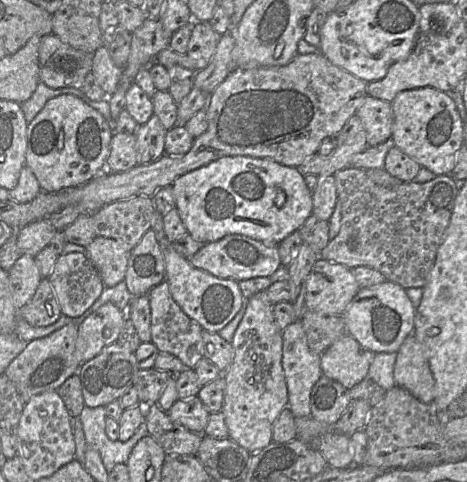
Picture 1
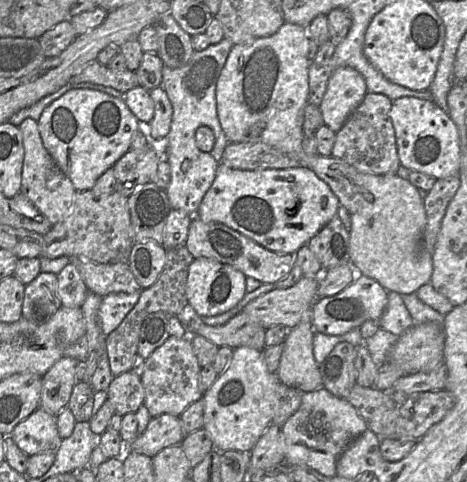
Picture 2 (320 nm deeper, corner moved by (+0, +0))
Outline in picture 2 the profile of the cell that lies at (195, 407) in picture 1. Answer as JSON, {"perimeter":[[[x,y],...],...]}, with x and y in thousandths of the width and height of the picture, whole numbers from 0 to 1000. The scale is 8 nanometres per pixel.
{"perimeter":[[[347,859],[325,865],[313,890],[272,925],[272,934],[330,948],[347,932],[388,923],[394,898],[383,863]]]}

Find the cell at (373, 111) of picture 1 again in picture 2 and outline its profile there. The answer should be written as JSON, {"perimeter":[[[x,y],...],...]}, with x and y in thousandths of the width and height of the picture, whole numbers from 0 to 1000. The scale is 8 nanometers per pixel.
{"perimeter":[[[786,191],[732,266],[719,274],[709,324],[737,332],[775,359],[850,361],[857,332],[846,270],[835,243],[837,220],[839,207],[829,199]]]}

